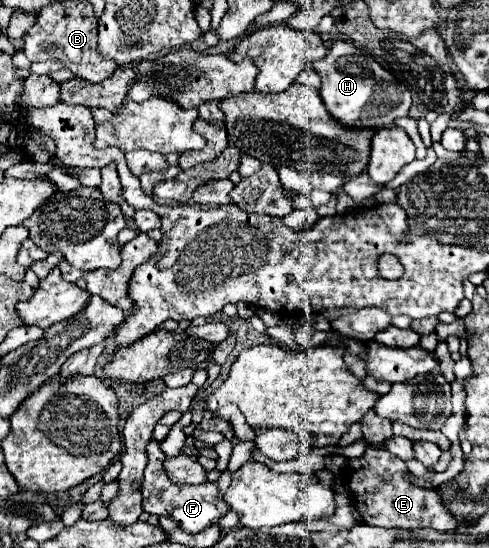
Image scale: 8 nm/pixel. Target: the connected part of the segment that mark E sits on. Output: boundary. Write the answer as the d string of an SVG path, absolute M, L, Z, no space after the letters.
M370 412L368 422L362 424L366 452L360 458L348 460L348 476L354 472L364 472L364 500L356 502L356 508L360 512L362 522L384 526L384 528L434 528L434 530L456 530L458 522L456 518L444 510L442 500L438 498L436 490L422 488L412 482L412 476L406 468L406 462L390 454L384 444L392 436L392 422L386 418L380 418L380 430L378 430L378 418L374 412Z

